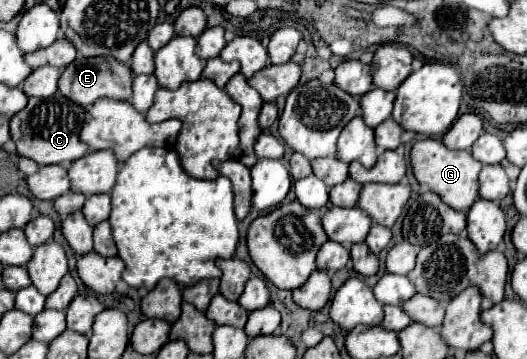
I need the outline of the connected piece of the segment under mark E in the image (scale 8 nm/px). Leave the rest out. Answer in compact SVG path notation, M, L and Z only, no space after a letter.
M78 56L72 64L68 64L58 80L58 90L68 98L74 100L76 104L88 108L92 106L98 98L114 98L114 100L130 100L132 96L132 80L134 74L130 70L130 66L112 60L112 58L86 58L86 56Z

